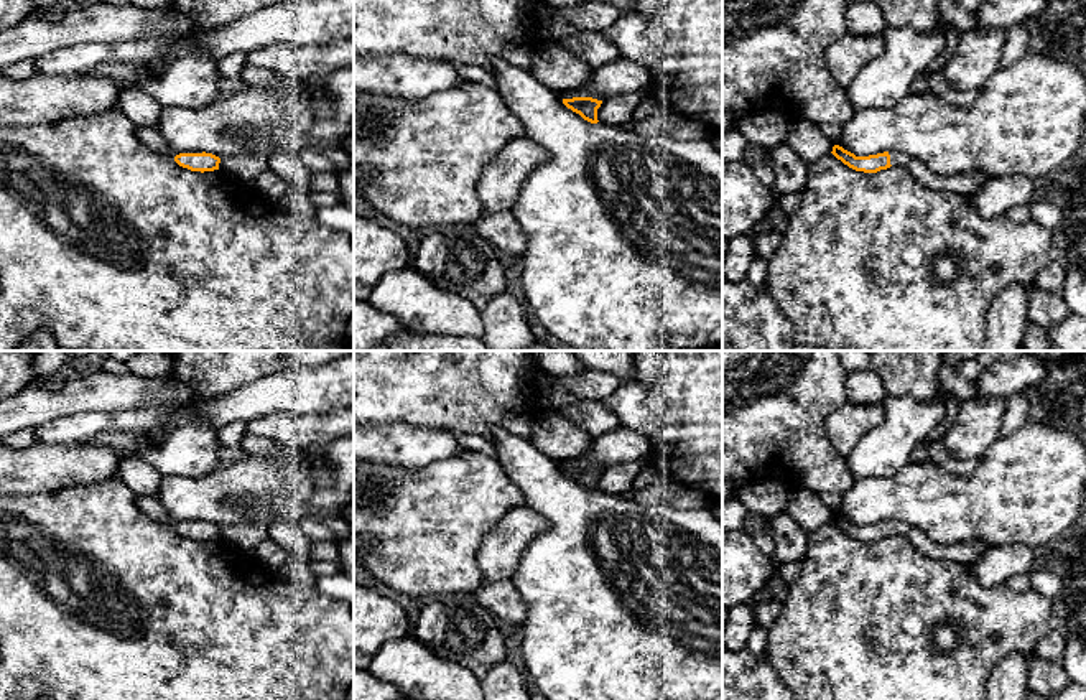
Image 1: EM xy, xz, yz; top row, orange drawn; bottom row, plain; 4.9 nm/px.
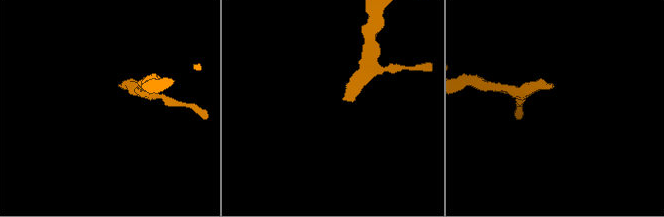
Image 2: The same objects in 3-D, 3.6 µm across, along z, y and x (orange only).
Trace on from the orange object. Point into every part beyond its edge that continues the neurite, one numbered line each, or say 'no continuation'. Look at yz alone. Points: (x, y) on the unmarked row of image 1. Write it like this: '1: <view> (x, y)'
1: yz (897, 527)

